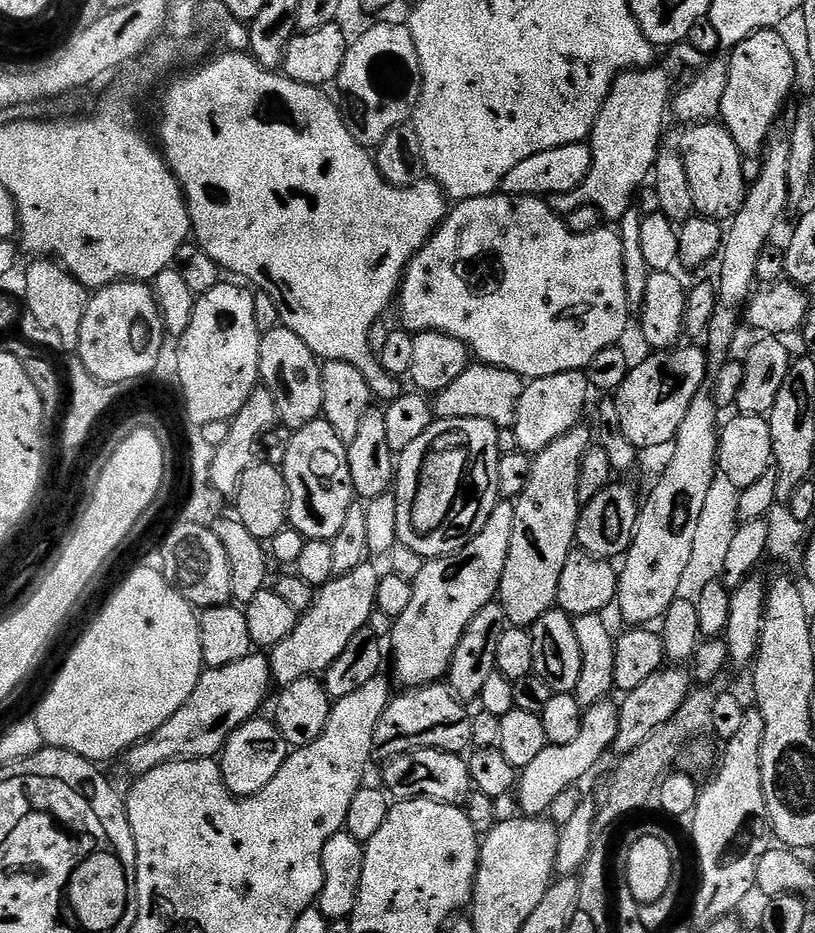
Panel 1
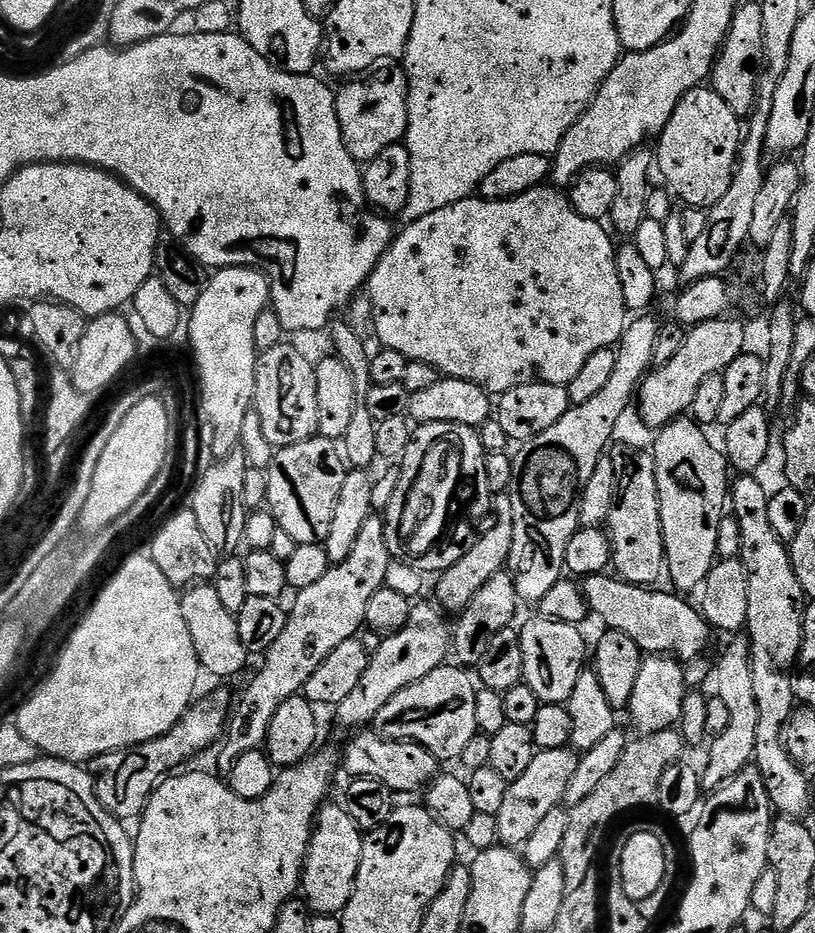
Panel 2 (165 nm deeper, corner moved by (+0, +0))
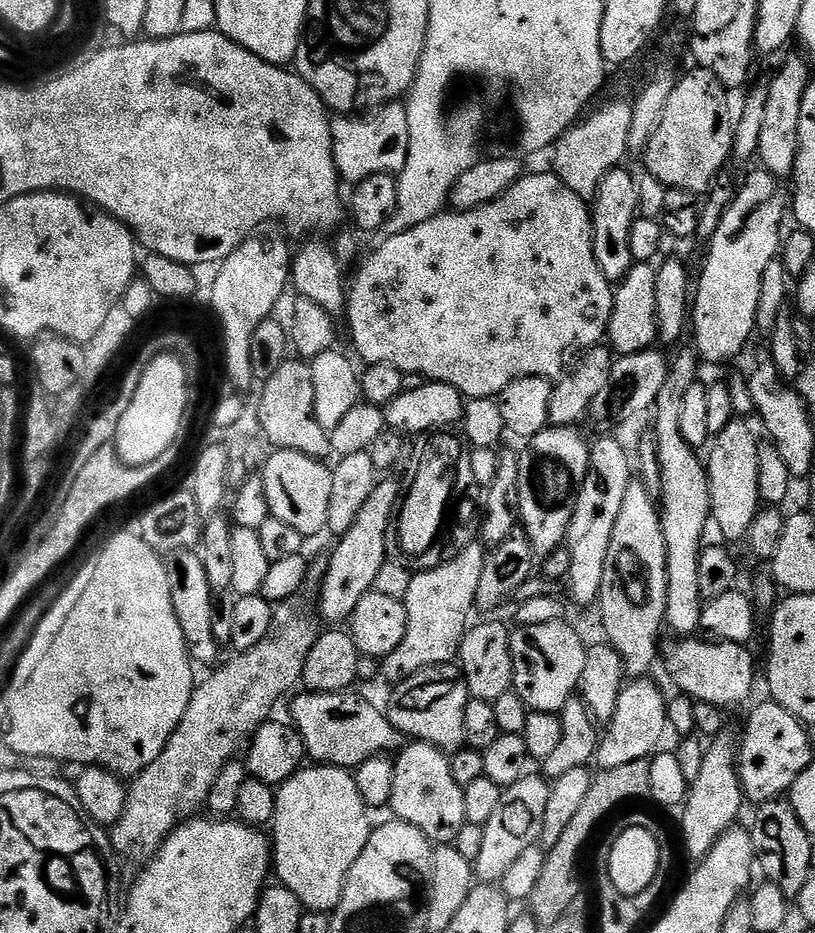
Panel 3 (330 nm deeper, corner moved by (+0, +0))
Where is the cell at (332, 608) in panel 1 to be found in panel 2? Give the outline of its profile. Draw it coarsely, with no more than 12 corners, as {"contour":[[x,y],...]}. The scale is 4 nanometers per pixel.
{"contour":[[384,517],[346,562],[295,593],[282,634],[231,705],[221,773],[365,627],[393,560]]}

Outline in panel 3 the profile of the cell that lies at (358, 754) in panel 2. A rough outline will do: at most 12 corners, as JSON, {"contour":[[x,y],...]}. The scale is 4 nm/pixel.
{"contour":[[308,692],[291,723],[313,761],[355,770],[406,737],[368,700]]}

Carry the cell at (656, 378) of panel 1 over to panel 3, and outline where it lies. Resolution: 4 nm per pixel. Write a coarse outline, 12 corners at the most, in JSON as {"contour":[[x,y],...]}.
{"contour":[[752,172],[712,235],[690,308],[701,361],[757,331],[782,248],[781,177]]}

